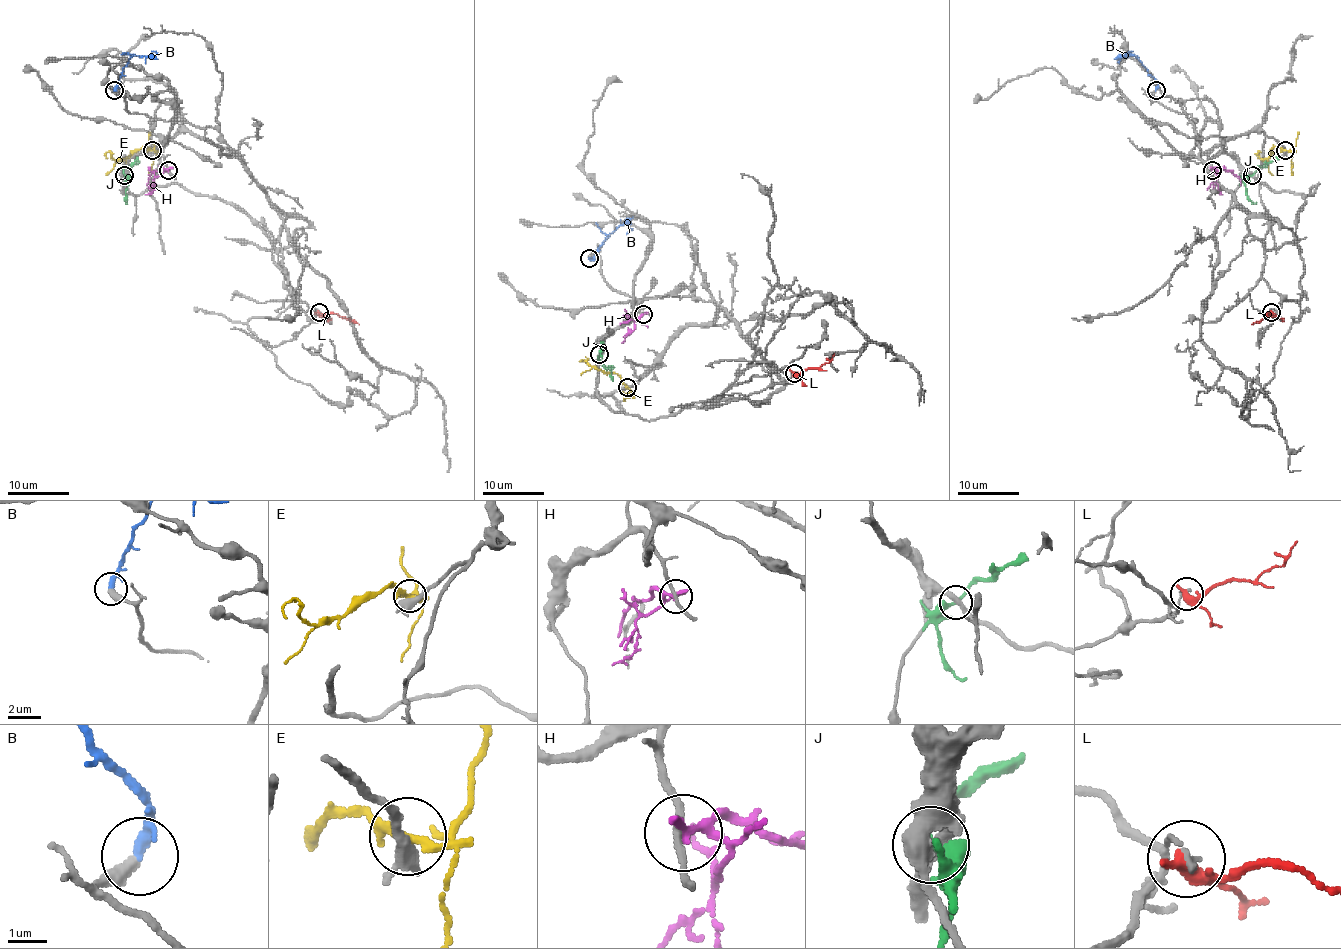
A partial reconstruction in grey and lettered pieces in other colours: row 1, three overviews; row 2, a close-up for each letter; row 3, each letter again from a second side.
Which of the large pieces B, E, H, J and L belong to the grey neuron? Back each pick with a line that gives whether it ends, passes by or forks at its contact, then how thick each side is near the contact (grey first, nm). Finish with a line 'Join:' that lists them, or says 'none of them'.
B: It passes by. Thickness 400 nm (grey) against 240 nm
Join: B

